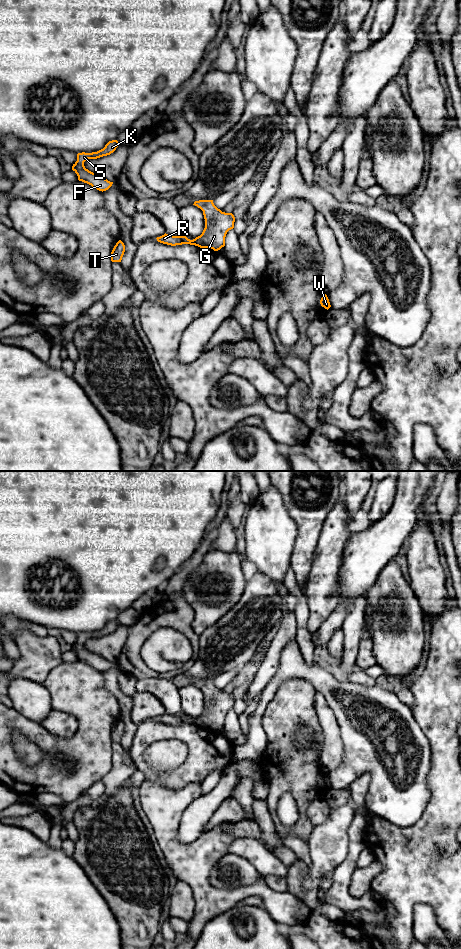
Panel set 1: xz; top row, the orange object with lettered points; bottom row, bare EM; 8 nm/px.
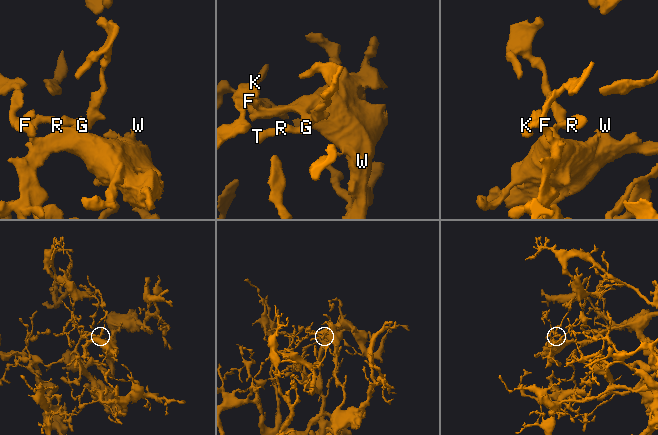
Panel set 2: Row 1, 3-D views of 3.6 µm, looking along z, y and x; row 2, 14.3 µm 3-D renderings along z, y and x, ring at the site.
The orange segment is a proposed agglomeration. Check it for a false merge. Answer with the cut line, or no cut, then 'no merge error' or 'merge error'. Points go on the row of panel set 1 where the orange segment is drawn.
cut none; no merge error

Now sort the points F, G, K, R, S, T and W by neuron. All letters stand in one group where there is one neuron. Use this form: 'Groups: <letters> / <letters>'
Groups: F G K R S T W

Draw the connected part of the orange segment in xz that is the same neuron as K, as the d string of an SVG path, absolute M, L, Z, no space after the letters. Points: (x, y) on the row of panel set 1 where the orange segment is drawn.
M112 140L109 141L103 149L97 152L78 153L77 161L72 166L72 170L78 176L78 180L91 185L93 188L99 191L103 192L108 190L112 186L113 182L110 182L101 175L93 173L88 169L86 169L84 166L84 162L87 161L88 159L97 159L103 156L110 155L116 150L118 146L119 146L118 141Z

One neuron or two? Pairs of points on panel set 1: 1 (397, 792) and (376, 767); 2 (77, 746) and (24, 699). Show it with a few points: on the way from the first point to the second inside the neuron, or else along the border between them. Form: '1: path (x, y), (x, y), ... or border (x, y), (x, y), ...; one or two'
1: path (393, 786), (382, 773); one
2: border (18, 711), (23, 716), (39, 723); two

